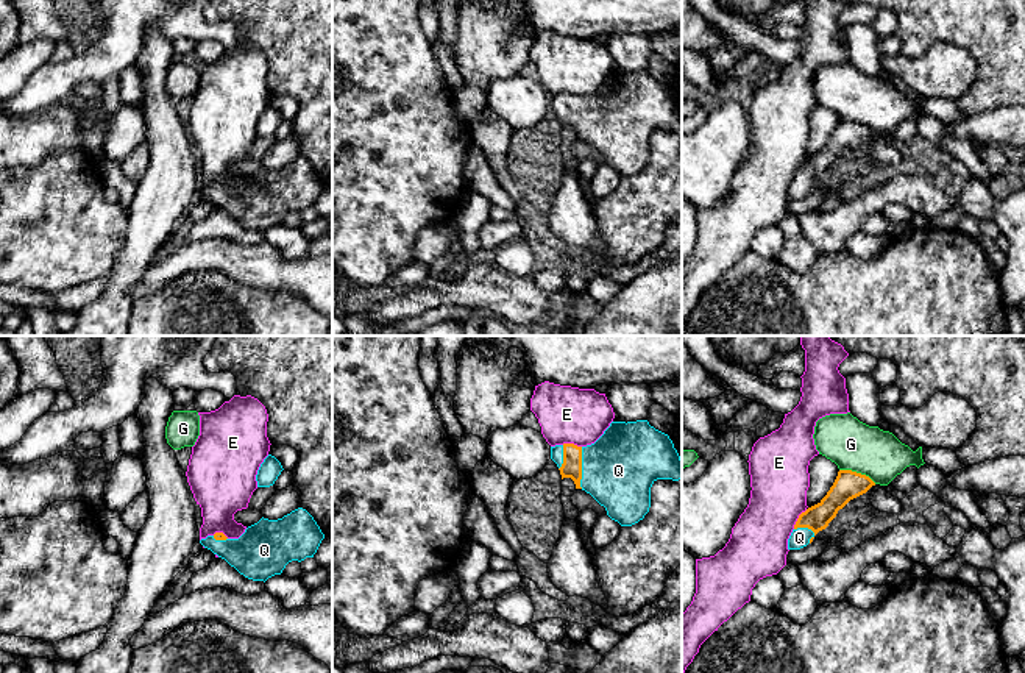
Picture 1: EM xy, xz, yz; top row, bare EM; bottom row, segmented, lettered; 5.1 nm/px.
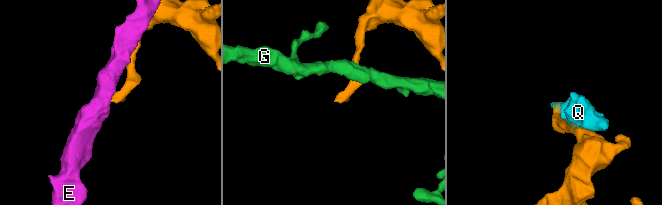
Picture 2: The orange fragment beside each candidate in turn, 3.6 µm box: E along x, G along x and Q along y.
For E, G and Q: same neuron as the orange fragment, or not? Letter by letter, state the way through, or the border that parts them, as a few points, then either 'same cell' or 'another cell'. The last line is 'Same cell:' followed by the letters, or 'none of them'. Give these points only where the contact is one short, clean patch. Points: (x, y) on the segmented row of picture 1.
E: another cell
G: another cell
Q: runs through xz (571, 467), (581, 467), (618, 470); same cell
Same cell: Q

